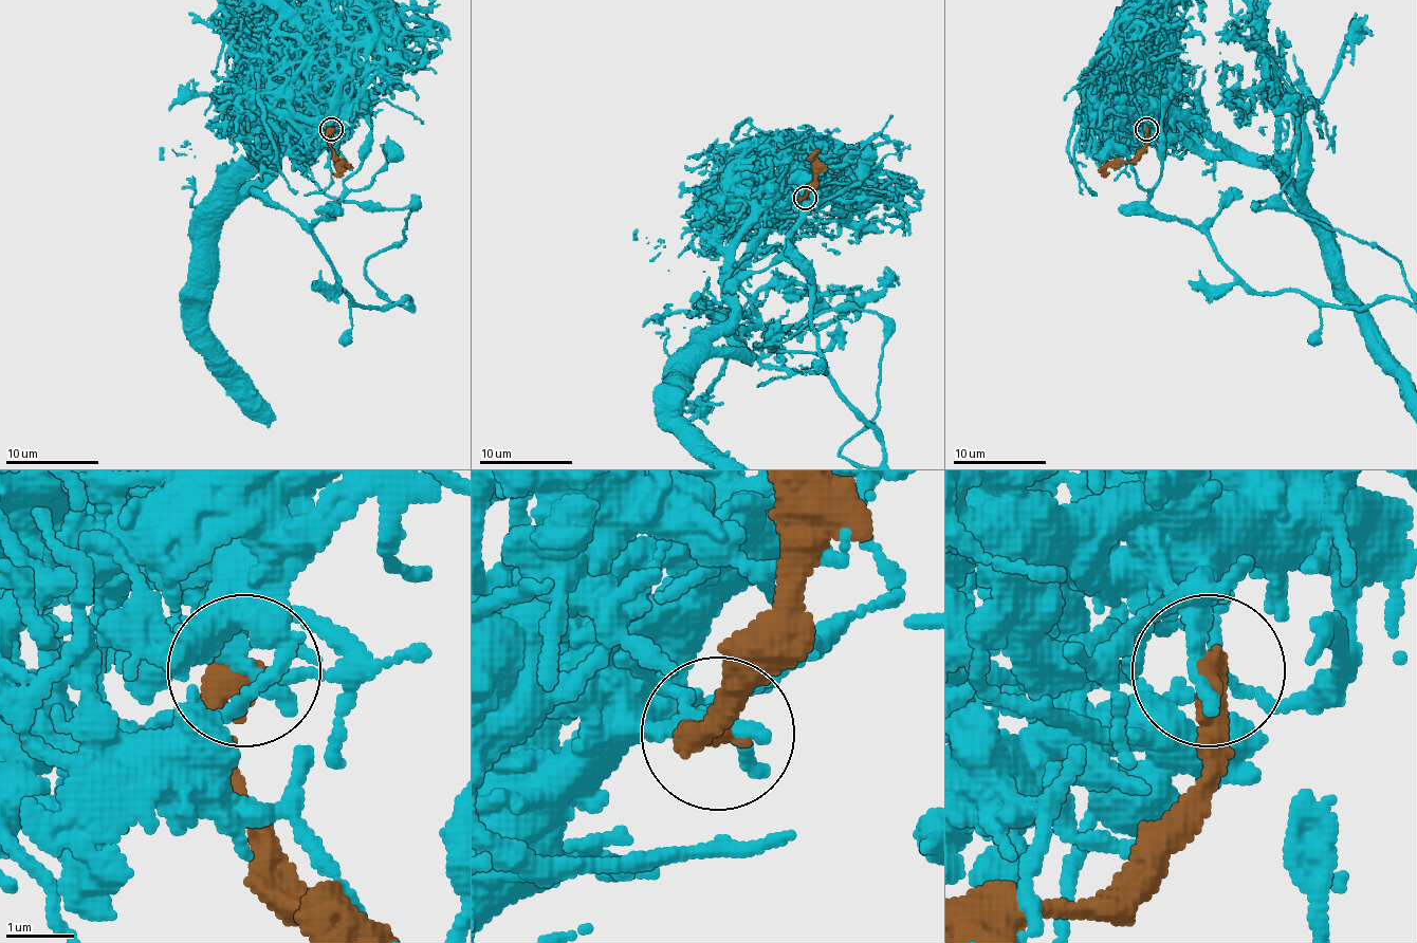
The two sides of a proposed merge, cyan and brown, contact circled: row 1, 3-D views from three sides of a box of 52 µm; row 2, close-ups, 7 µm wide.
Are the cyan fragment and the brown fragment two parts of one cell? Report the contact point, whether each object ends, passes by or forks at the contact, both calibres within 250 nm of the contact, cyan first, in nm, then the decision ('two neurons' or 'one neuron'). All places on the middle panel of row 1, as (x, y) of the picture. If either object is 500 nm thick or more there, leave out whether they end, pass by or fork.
at (805, 198); cyan ends there; brown ends there; 340 nm thick on the cyan side, 460 nm on the other; two neurons

